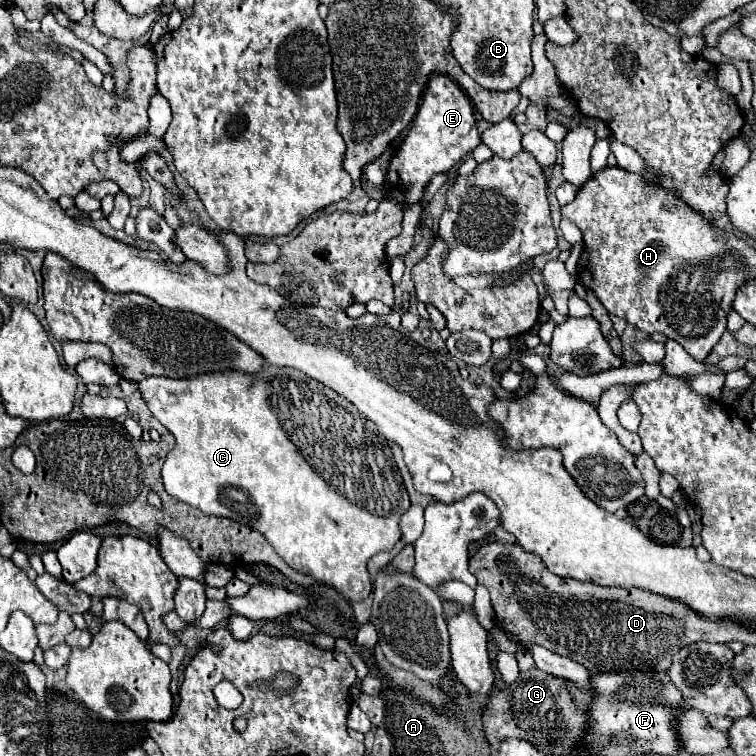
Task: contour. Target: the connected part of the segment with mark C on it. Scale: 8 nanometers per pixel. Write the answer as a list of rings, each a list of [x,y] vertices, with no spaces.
[[[270,364],[264,366],[264,370],[256,372],[256,374],[246,374],[240,370],[222,370],[222,372],[206,372],[206,374],[194,376],[194,378],[182,378],[182,380],[150,376],[150,378],[144,378],[138,386],[140,386],[140,394],[146,400],[150,412],[176,438],[176,446],[170,450],[170,454],[166,456],[166,462],[162,466],[162,482],[164,482],[166,492],[172,498],[186,502],[186,504],[202,510],[204,514],[232,518],[236,522],[248,524],[250,528],[262,532],[290,568],[294,568],[298,572],[304,570],[312,578],[334,586],[350,602],[364,600],[370,594],[372,586],[370,586],[366,562],[378,552],[390,552],[394,548],[394,544],[400,540],[398,522],[400,522],[402,514],[410,508],[410,498],[404,488],[402,476],[400,476],[398,468],[394,466],[394,458],[392,458],[392,450],[390,450],[388,442],[384,440],[384,436],[380,436],[376,432],[376,426],[368,418],[360,416],[360,412],[348,400],[344,400],[332,388],[326,388],[318,380],[312,380],[310,376],[306,376],[298,370],[278,368],[278,366],[270,366]]]

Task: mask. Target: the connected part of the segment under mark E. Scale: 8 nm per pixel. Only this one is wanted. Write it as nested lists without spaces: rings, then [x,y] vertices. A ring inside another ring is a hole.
[[[442,74],[430,76],[418,114],[412,122],[412,128],[408,130],[400,150],[390,160],[390,166],[386,170],[386,182],[382,186],[384,196],[400,206],[418,204],[424,196],[426,184],[436,174],[448,172],[450,168],[458,166],[460,160],[470,150],[474,150],[480,142],[482,140],[476,128],[476,118],[474,118],[474,108],[470,104],[470,98],[448,76]],[[402,192],[404,192],[404,204],[402,204]]]

